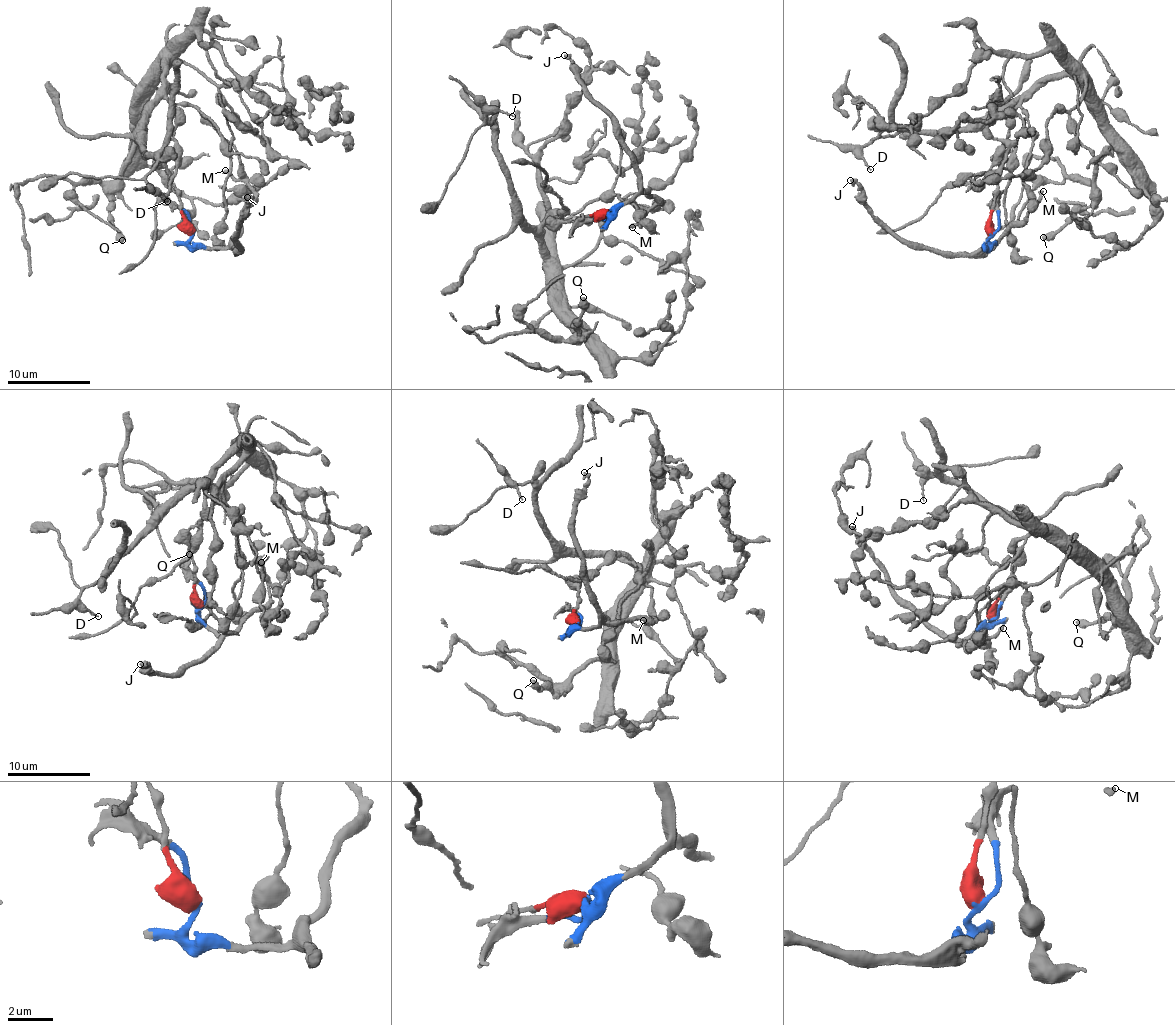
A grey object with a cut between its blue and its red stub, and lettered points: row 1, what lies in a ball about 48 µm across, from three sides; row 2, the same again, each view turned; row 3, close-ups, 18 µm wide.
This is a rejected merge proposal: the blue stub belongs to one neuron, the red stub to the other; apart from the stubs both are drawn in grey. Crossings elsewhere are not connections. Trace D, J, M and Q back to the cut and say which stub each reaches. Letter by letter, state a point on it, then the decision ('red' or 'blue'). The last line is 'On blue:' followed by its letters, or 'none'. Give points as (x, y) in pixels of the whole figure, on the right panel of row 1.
D: place (870, 169); red
J: place (850, 180); blue
M: place (1043, 191); blue
Q: place (1043, 237); red
On blue: J, M

